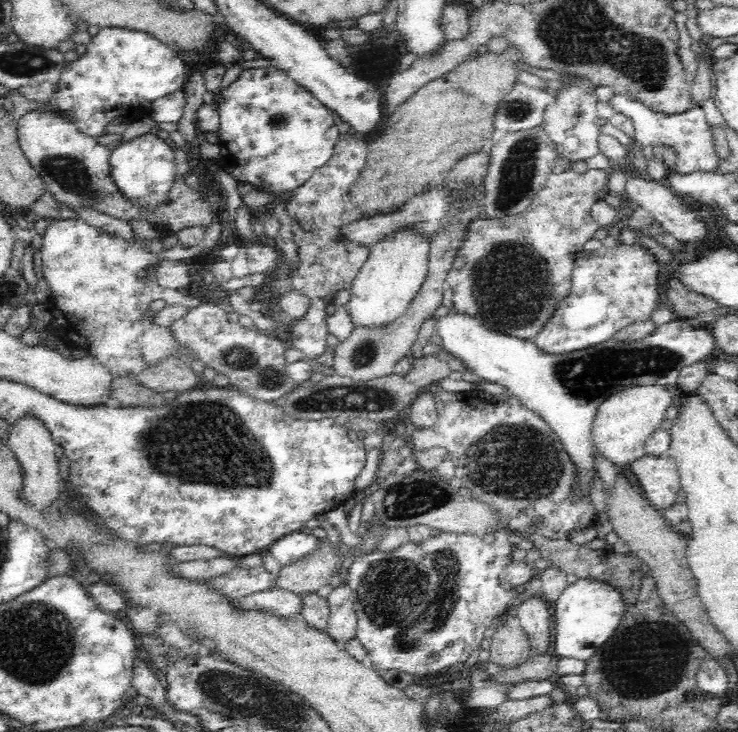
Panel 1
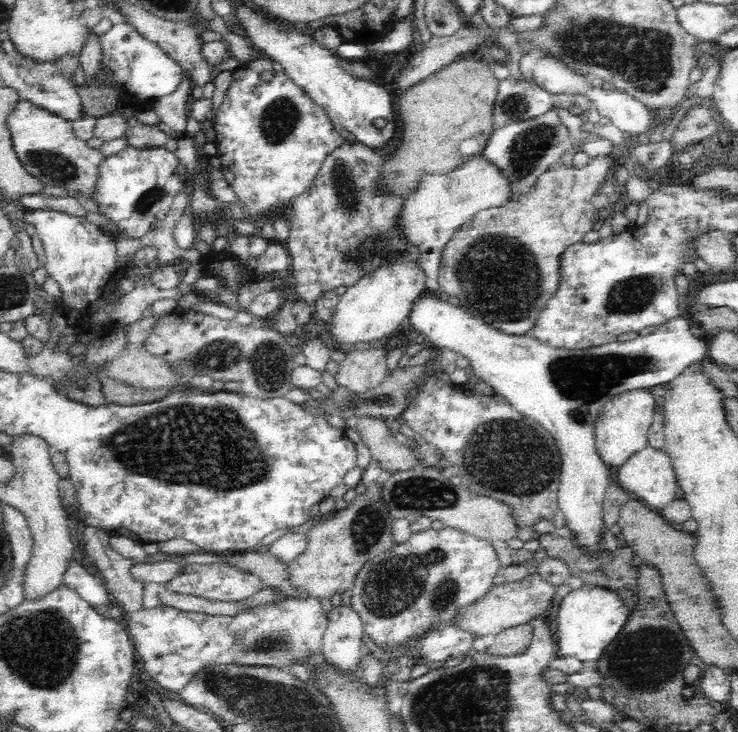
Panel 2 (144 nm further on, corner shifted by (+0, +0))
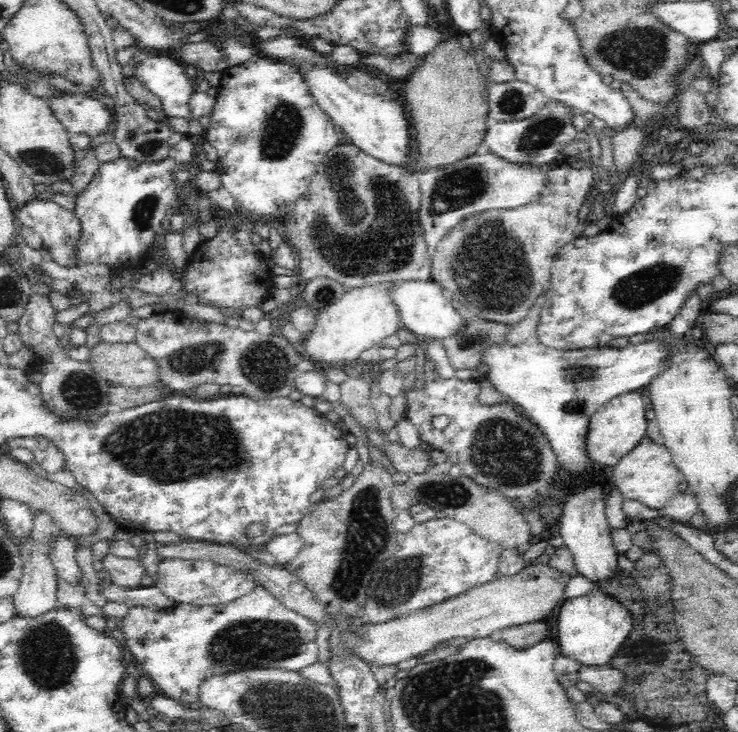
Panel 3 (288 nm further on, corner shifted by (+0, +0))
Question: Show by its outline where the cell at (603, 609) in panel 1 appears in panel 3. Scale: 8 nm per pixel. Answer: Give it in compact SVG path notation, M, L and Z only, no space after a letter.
M598 590L586 596L568 598L564 600L558 614L558 654L578 660L582 666L608 666L612 654L616 654L616 650L632 630L632 618L634 614L620 600Z

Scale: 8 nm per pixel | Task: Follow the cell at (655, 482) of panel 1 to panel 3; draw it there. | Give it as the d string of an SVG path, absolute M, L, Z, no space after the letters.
M648 436L644 438L644 442L640 442L640 446L636 446L636 450L632 450L612 468L612 484L618 486L622 496L636 500L638 504L644 504L652 510L666 508L678 494L682 494L678 492L680 482L682 482L682 474L678 472L668 448L658 446Z

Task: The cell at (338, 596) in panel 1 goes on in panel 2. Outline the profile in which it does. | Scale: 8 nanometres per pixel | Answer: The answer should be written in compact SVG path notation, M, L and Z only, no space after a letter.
M332 606L330 620L324 632L324 646L322 652L328 662L336 664L340 670L358 670L360 662L360 648L364 640L364 628L362 628L362 616L350 608L344 606Z

